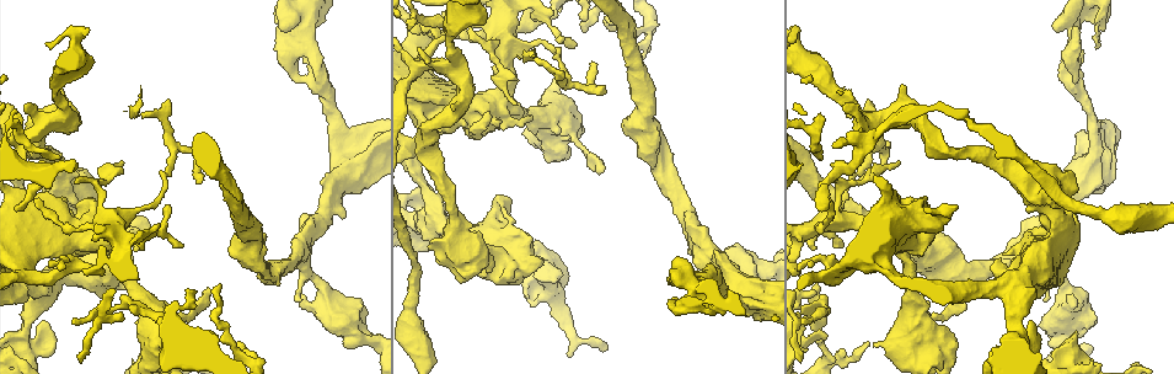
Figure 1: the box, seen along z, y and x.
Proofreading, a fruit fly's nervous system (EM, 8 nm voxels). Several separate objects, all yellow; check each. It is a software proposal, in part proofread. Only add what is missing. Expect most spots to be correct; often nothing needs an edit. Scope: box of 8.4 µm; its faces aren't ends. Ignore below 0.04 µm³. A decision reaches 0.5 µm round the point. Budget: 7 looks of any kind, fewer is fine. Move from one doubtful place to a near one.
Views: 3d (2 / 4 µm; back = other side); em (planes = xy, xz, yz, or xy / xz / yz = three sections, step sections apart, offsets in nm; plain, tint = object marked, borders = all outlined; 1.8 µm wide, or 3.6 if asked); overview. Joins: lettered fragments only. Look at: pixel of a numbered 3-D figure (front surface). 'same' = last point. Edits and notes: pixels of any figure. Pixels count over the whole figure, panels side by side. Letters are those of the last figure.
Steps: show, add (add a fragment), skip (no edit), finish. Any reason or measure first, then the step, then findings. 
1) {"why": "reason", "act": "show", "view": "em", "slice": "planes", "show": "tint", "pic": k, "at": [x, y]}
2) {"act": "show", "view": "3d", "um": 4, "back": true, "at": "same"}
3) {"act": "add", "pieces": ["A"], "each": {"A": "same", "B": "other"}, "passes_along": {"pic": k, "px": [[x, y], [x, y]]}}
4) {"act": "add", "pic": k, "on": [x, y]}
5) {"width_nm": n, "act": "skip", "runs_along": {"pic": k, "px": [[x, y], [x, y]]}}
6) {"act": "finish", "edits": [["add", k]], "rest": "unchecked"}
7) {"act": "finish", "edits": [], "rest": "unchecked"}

{"act": "show", "view": "em", "um": 3.6, "slice": "planes", "show": "borders", "pic": 1, "at": [647, 29]}

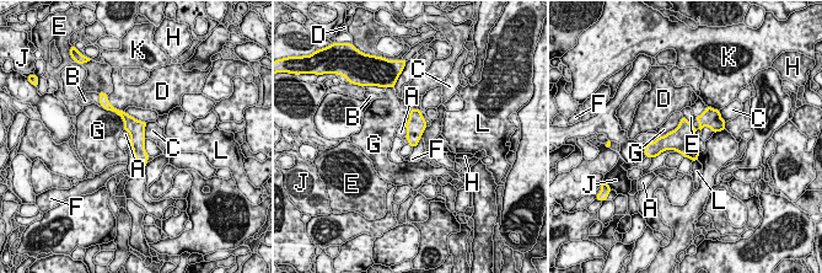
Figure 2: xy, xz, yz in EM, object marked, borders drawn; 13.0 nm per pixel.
{"longest_contact_nm": ["G", 380], "act": "skip", "each": {"A": "other", "B": "other", "C": "other", "D": "other", "E": "other", "F": "other", "G": "other", "H": "other", "J": "other", "K": "other", "L": "other"}, "border": {"pic": 2, "px": [[404, 124], [406, 137]]}, "found": "no lettered fragment goes on from it"}

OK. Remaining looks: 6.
{"why": "an open end", "act": "show", "view": "em", "slice": "planes", "show": "tint", "pic": 1, "at": [76, 182]}

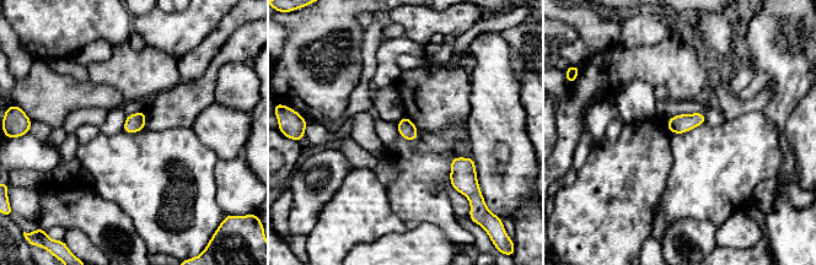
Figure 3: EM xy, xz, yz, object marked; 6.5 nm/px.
{"why": "see the neighbours", "act": "show", "view": "em", "slice": "planes", "show": "borders", "at": "same"}

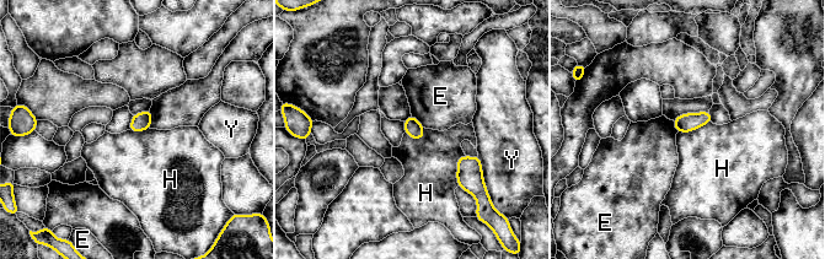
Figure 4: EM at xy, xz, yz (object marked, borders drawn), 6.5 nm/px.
{"width_nm": 120, "longest_contact_nm": ["H", 220], "act": "skip", "each": {"E": "other", "H": "other", "Y": "other"}, "found": "none of them fits"}

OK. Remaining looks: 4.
{"why": "thick end", "act": "show", "view": "3d", "um": 4, "pic": 1, "at": [1075, 332]}

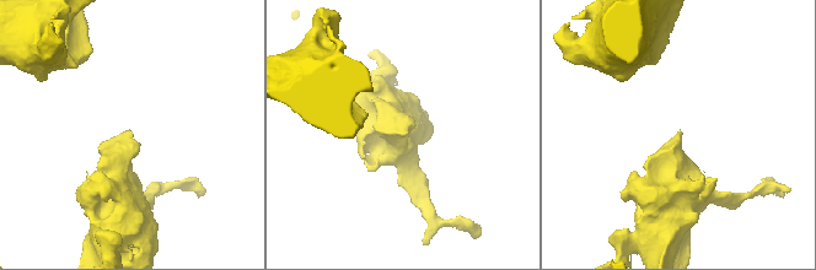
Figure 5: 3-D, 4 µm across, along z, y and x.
{"act": "show", "view": "em", "slice": "xz", "step": 16, "show": "borders", "pic": 5, "at": [405, 136]}

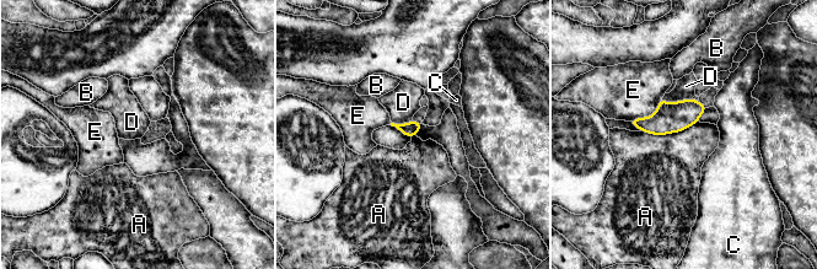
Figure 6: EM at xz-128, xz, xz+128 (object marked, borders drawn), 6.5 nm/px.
{"why": "cut it another way", "act": "show", "view": "em", "slice": "planes", "show": "borders", "at": "same"}

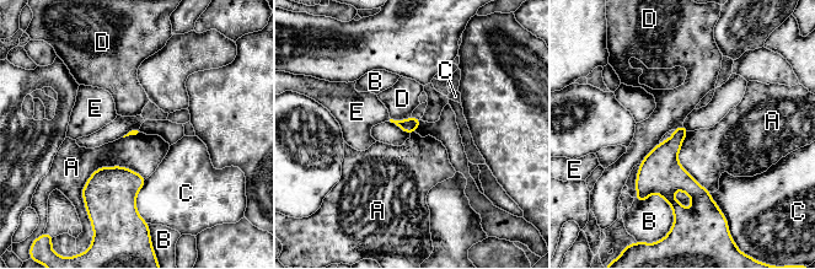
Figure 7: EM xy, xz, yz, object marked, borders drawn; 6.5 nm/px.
{"act": "skip", "each": {"A": "other", "B": "other", "C": "other", "D": "other", "E": "other"}, "border": {"pic": 7, "px": [[145, 178], [100, 166], [80, 194]]}, "found": "no lettered fragment goes on from it"}

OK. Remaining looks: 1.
{"act": "finish", "edits": [], "rest": "unchecked"}

